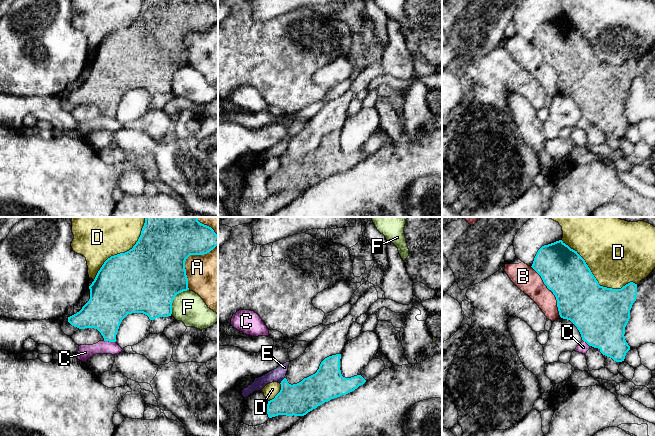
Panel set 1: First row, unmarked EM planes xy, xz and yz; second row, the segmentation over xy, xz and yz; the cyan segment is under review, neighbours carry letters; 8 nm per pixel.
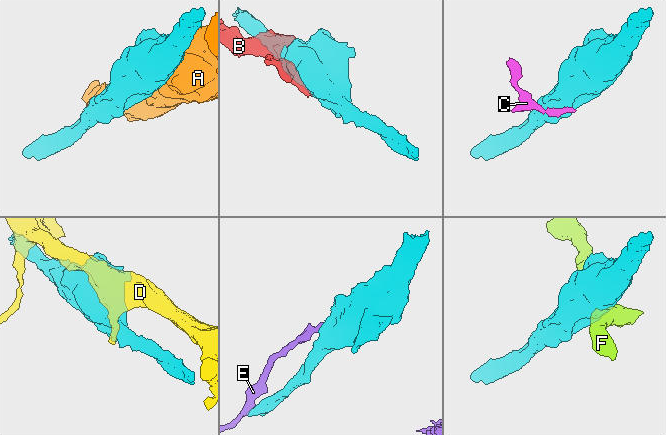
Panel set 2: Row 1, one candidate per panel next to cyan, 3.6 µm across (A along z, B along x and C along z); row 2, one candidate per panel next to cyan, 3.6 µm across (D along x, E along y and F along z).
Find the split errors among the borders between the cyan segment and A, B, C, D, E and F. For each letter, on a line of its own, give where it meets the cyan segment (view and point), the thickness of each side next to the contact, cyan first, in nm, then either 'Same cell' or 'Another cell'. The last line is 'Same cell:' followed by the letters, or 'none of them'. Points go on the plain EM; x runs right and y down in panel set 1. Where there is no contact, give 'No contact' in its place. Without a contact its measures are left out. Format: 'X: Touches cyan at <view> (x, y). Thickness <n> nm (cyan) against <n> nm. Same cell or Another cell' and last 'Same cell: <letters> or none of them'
A: Touches cyan at xy (186, 34). Thickness 460 nm (cyan) against 360 nm. Another cell
B: Touches cyan at yz (541, 53). Thickness 360 nm (cyan) against 190 nm. Another cell
C: Touches cyan at xy (110, 117). Thickness 320 nm (cyan) against 110 nm. Another cell
D: Touches cyan at yz (595, 55). Thickness 400 nm (cyan) against 480 nm. Another cell
E: Touches cyan at xz (282, 156). Thickness 260 nm (cyan) against 110 nm. Another cell
F: Touches cyan at xy (173, 74). Thickness 500 nm (cyan) against 260 nm. Another cell
Same cell: none of them

